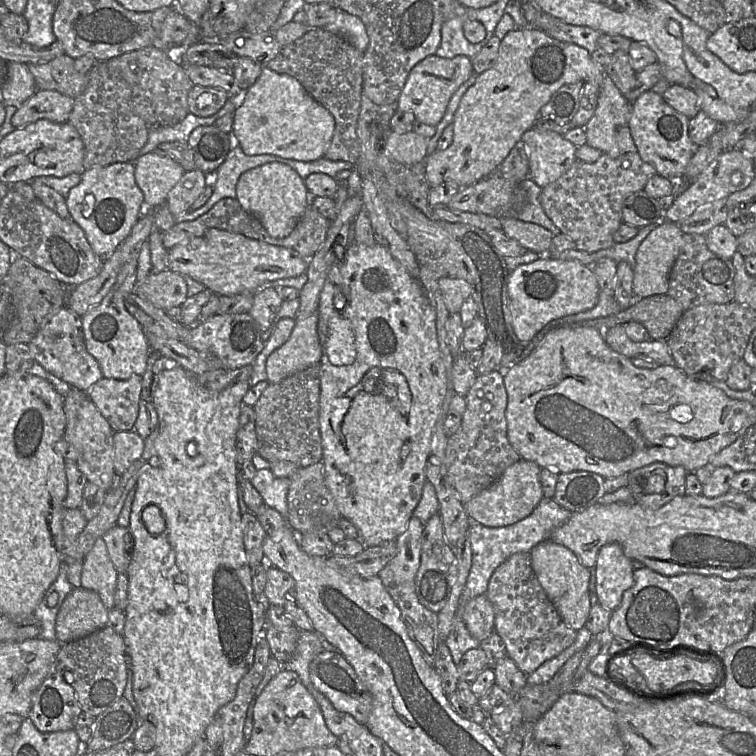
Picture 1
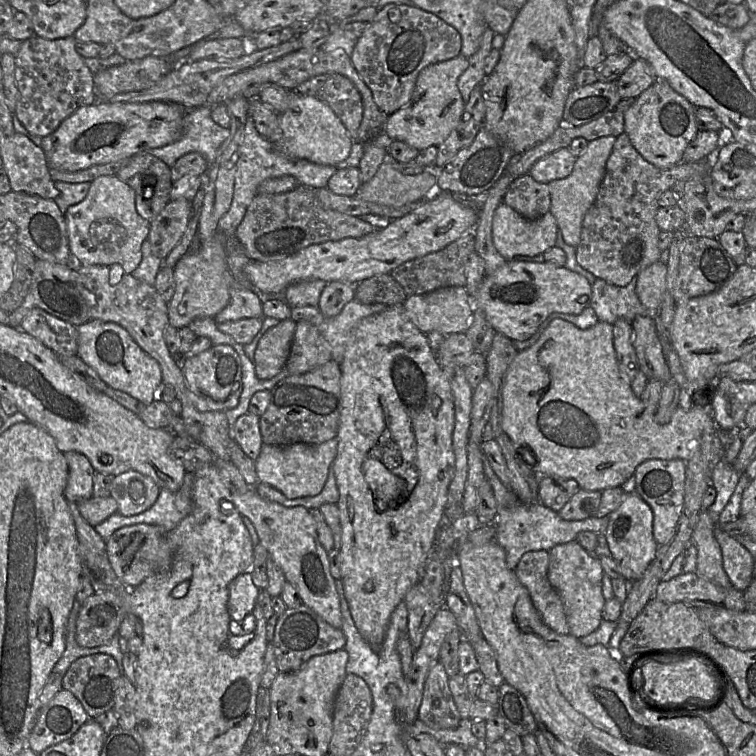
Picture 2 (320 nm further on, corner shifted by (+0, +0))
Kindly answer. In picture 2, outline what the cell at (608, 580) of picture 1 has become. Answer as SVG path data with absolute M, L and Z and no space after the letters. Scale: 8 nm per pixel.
M625 493L625 498L609 516L605 538L612 558L626 582L637 581L655 556L658 547L653 538L653 513L649 505L636 493Z

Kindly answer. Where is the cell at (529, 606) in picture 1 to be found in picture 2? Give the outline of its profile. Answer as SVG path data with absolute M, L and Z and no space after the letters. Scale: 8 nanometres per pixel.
M546 550L526 552L516 565L514 571L518 581L527 589L531 601L546 626L560 635L569 635L564 606L558 593L547 579L549 556Z

